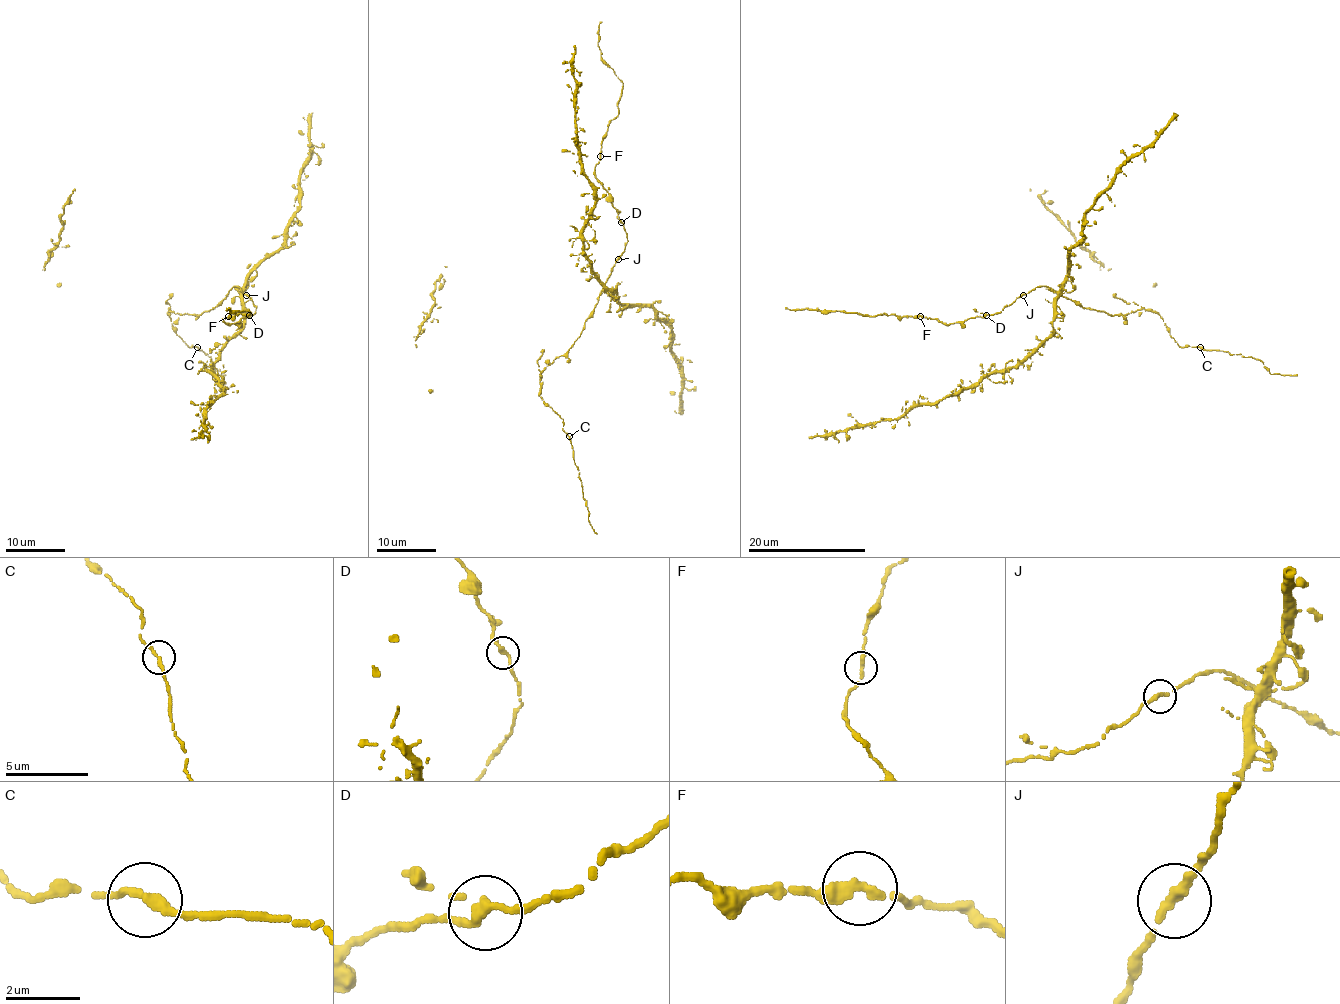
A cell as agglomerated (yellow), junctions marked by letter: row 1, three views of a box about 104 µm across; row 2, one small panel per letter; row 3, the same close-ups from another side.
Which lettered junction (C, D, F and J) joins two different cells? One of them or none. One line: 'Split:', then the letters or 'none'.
Split: none

